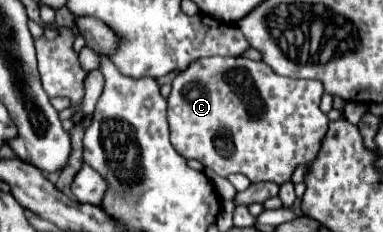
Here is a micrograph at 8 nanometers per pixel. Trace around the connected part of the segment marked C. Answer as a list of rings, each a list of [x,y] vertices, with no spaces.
[[[200,58],[172,82],[168,96],[170,142],[184,158],[196,158],[218,176],[242,172],[250,182],[288,182],[296,166],[310,162],[328,130],[328,116],[320,110],[322,82],[278,76],[268,64],[240,58]]]

